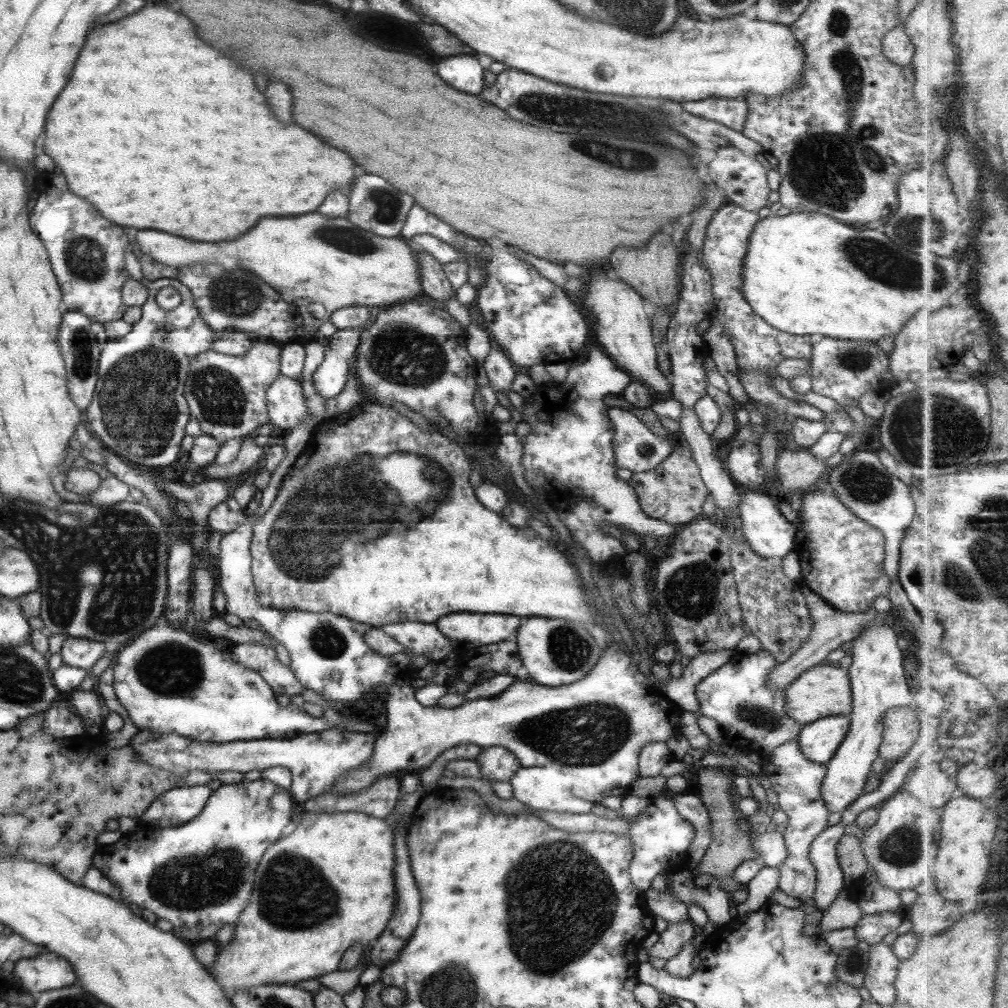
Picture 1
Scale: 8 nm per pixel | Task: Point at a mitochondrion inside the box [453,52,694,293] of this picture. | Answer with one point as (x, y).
(556, 110)

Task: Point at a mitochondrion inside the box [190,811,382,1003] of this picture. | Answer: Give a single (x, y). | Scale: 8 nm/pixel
(287, 900)

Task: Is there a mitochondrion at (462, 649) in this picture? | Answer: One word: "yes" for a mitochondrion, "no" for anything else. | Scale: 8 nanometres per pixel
no

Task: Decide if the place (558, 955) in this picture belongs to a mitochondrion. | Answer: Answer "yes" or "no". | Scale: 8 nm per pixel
yes

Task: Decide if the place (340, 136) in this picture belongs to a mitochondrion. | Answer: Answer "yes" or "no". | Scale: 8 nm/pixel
no

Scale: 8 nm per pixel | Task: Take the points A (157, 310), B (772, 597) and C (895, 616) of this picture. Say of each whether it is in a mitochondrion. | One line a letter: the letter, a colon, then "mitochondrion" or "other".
A: other
B: mitochondrion
C: other

